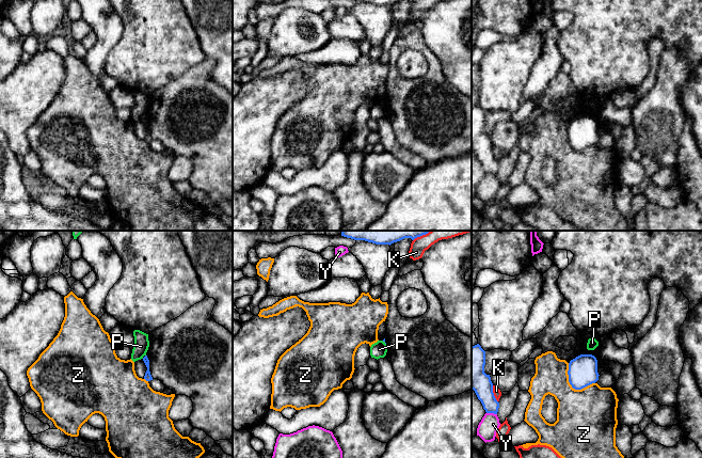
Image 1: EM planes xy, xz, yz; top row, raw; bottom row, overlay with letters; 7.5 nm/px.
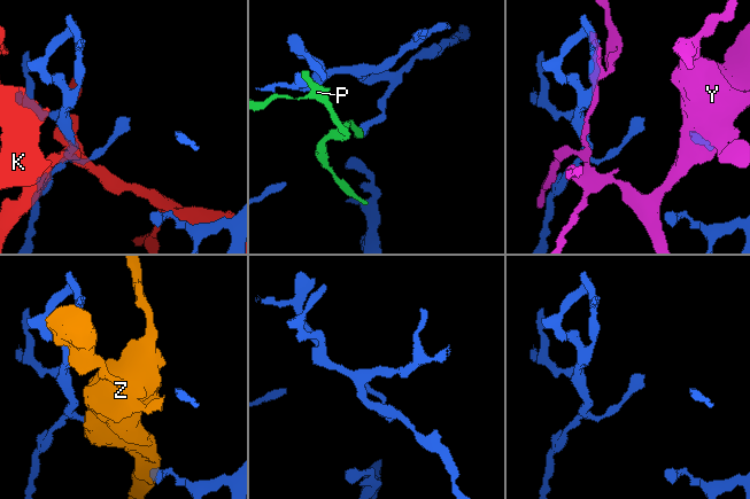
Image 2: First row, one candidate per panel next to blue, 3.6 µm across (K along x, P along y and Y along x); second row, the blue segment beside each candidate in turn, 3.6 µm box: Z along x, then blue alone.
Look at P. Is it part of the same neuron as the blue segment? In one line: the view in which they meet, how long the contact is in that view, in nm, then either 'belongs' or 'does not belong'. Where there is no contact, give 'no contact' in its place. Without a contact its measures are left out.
xz | 40 nm | does not belong

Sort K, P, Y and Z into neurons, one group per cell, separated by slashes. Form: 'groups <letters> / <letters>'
groups K / P / Y / Z

